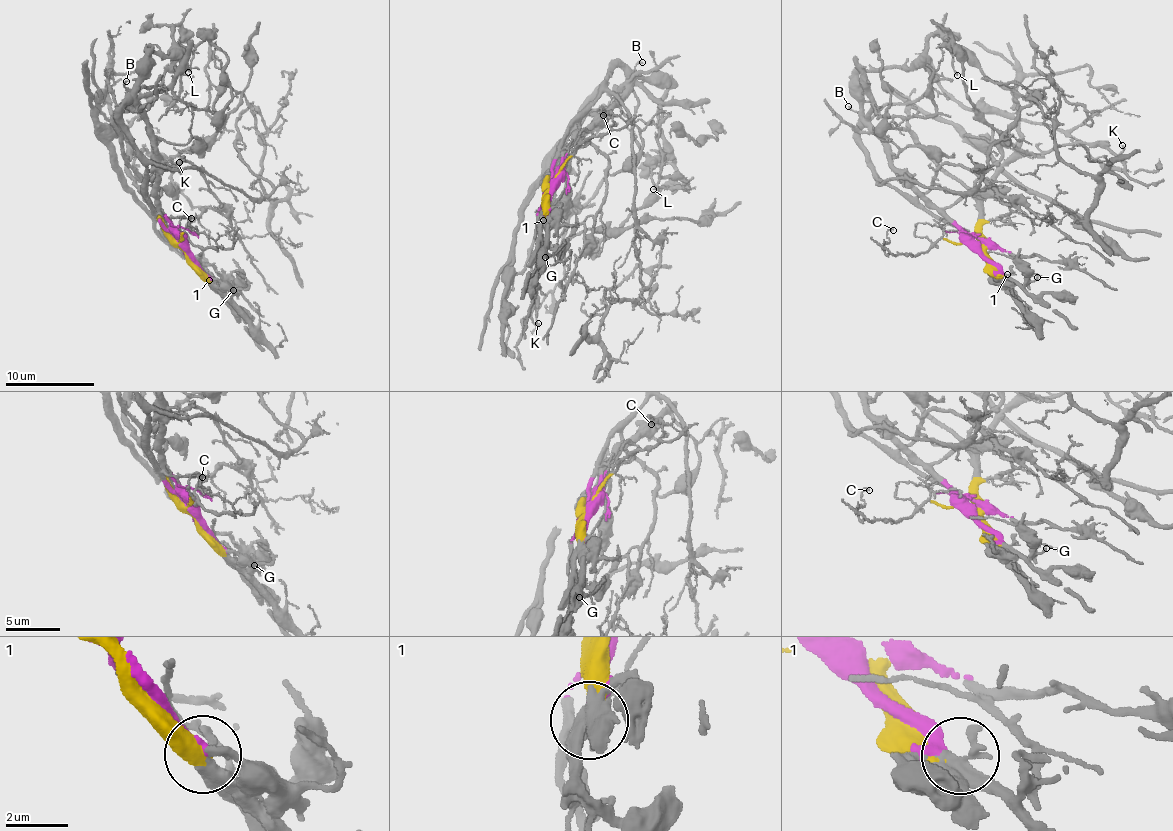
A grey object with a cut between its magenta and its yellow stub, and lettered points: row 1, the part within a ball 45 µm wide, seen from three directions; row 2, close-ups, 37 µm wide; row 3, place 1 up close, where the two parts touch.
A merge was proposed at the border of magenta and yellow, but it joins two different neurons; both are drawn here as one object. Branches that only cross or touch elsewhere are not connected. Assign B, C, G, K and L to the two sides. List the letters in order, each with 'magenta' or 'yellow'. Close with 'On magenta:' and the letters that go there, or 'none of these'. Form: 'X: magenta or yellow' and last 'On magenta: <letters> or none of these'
B: magenta
C: yellow
G: magenta
K: yellow
L: magenta
On magenta: B, G, L

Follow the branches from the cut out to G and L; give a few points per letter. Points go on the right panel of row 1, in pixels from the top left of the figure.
G: (980, 250), (1022, 286), (1038, 276)
L: (980, 250), (893, 165), (871, 122), (885, 105), (920, 100), (930, 83), (933, 33), (946, 43), (957, 76)

